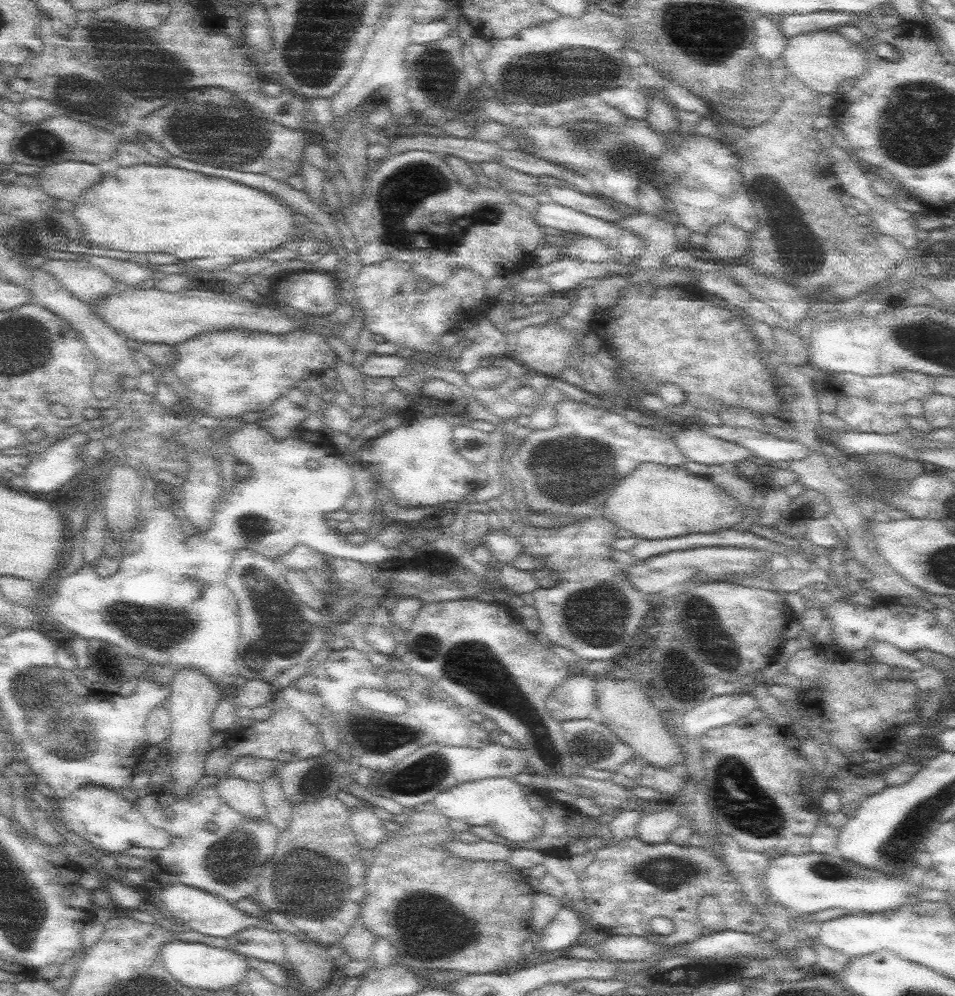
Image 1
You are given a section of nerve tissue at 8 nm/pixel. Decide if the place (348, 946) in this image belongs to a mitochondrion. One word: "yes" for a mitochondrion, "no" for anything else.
no

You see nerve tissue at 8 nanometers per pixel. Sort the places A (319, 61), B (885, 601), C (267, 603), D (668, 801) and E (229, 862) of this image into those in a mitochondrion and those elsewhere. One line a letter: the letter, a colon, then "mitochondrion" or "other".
A: mitochondrion
B: other
C: mitochondrion
D: other
E: mitochondrion

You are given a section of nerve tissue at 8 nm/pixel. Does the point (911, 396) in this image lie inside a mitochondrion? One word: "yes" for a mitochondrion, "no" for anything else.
no

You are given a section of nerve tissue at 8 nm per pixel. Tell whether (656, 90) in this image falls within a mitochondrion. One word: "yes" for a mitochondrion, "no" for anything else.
no

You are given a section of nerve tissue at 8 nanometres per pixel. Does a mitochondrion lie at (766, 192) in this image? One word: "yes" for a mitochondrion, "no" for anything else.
yes

